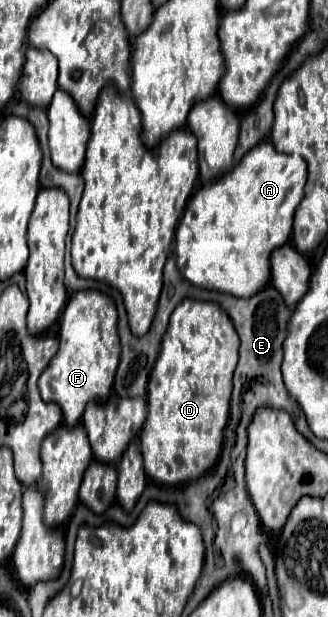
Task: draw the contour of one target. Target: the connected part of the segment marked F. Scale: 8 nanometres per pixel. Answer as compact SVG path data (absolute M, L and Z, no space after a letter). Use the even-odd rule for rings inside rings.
M77 291L69 297L59 325L59 351L39 379L41 399L57 403L63 413L63 423L75 427L87 403L103 403L113 387L113 377L119 365L119 335L117 311L113 301L99 291Z

